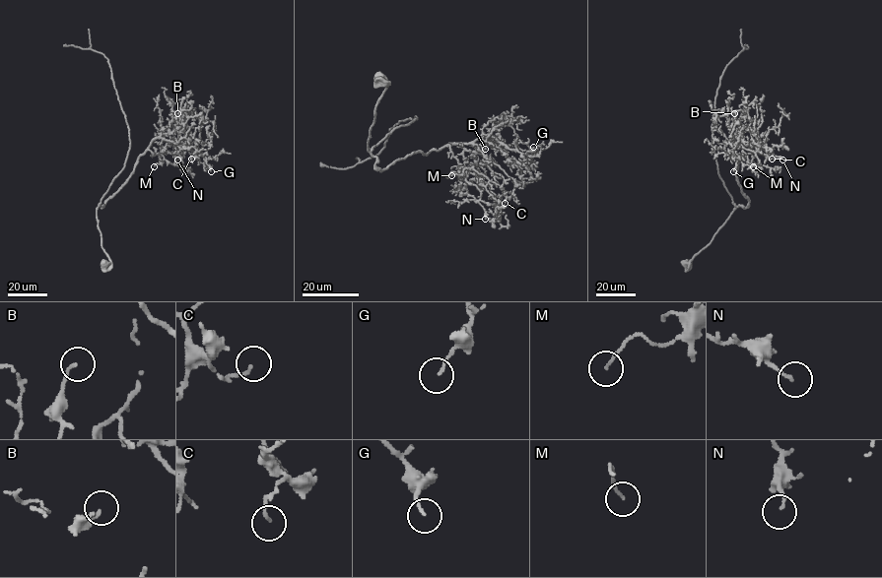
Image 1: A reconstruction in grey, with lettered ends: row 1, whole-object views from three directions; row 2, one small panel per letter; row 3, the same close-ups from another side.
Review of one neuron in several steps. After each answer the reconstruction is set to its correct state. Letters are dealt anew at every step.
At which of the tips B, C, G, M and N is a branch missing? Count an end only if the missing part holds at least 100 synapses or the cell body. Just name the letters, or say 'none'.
N

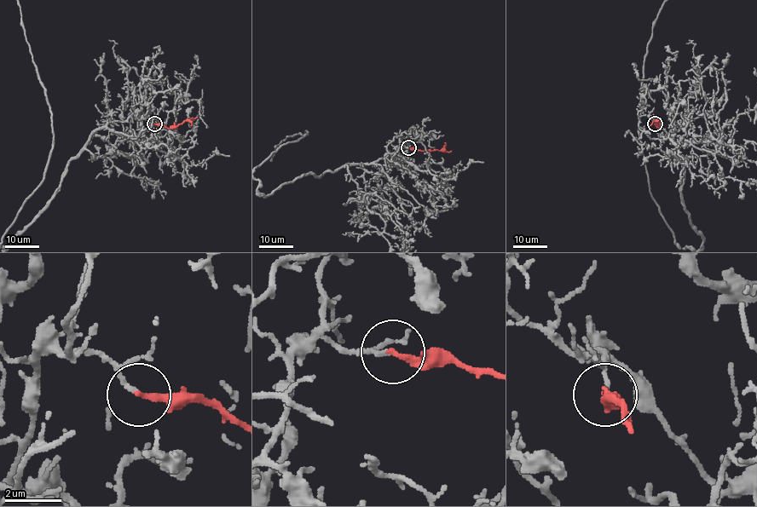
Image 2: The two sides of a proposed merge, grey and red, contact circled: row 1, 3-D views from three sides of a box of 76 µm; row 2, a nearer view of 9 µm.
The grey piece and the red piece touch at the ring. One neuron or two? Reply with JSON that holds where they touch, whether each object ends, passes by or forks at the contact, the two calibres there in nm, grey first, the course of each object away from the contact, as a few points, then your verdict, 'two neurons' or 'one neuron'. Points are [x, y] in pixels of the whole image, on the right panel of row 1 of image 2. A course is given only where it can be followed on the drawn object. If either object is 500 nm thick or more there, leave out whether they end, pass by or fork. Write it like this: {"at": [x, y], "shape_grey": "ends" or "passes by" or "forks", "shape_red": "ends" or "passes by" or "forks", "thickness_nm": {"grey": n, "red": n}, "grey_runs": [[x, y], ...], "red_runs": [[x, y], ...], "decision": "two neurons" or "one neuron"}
{"at": [655, 123], "shape_grey": "ends", "shape_red": "ends", "thickness_nm": {"grey": 130, "red": 200}, "grey_runs": [[655, 123], [666, 136], [671, 129], [683, 175], [681, 204], [702, 245], [684, 247]], "red_runs": [[655, 123], [658, 129], [658, 116]], "decision": "one neuron"}

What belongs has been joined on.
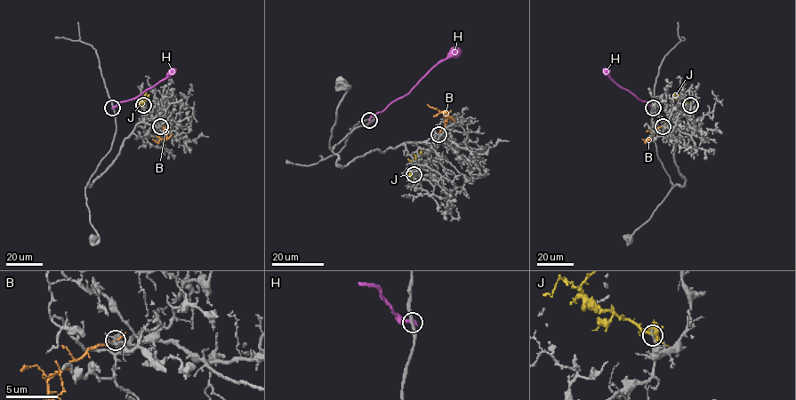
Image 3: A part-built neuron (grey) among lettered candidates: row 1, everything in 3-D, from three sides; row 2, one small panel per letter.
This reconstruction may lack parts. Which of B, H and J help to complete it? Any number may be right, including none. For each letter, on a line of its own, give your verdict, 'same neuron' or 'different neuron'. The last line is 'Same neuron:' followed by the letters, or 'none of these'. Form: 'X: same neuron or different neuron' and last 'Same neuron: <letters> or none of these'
B: different neuron
H: different neuron
J: different neuron
Same neuron: none of these

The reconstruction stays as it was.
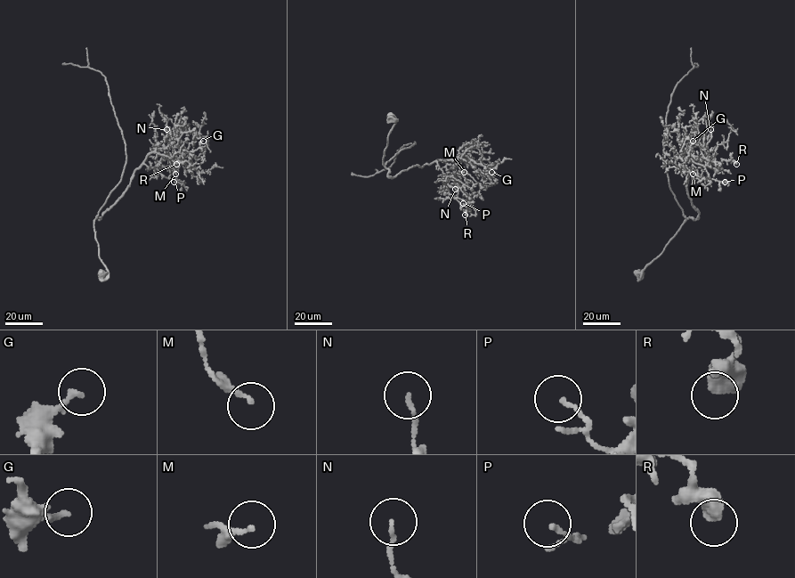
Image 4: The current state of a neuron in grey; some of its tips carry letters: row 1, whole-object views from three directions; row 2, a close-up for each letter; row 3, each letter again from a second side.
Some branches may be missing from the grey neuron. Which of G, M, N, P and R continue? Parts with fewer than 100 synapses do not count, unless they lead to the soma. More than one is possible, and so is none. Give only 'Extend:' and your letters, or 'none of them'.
Extend: none of them

